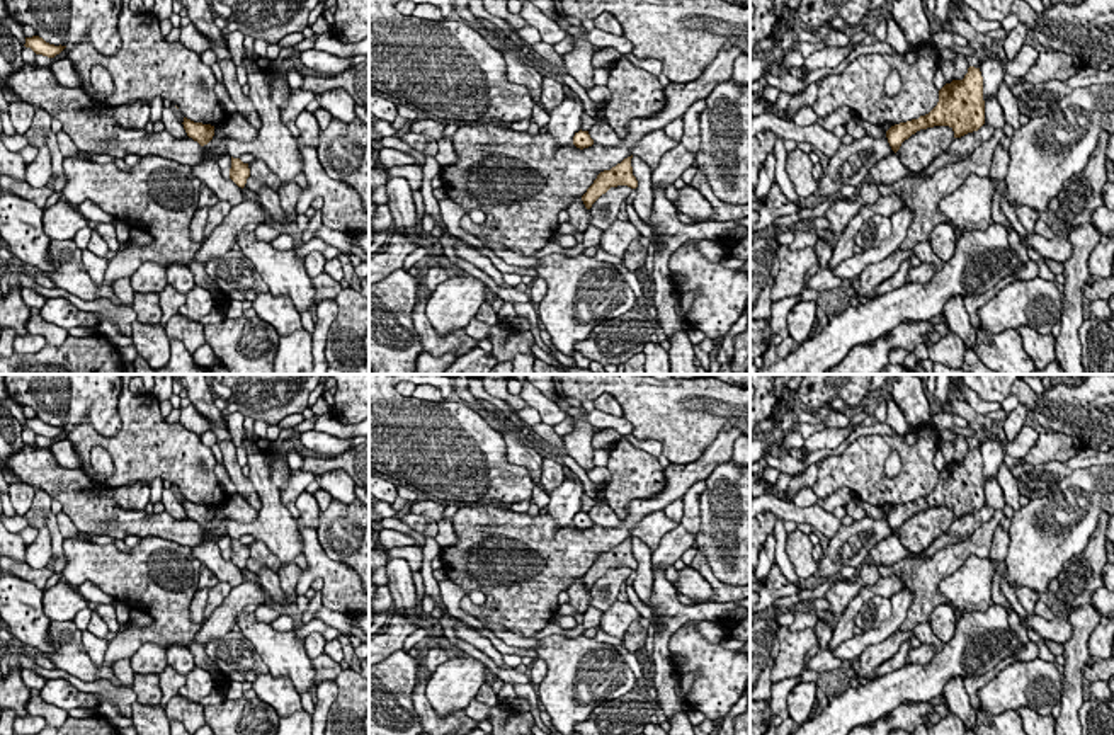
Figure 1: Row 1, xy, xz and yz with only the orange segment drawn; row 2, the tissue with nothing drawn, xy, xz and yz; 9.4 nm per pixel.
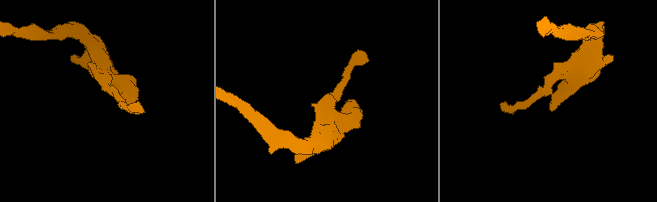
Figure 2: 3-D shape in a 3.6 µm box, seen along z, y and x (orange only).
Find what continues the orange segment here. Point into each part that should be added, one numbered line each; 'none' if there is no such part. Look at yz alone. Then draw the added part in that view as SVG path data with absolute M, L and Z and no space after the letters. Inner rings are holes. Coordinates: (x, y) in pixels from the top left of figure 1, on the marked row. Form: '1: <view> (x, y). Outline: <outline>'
none

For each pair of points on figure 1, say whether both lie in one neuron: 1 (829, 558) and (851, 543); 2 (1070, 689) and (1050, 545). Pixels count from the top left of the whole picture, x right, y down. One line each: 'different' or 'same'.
1: same
2: different

